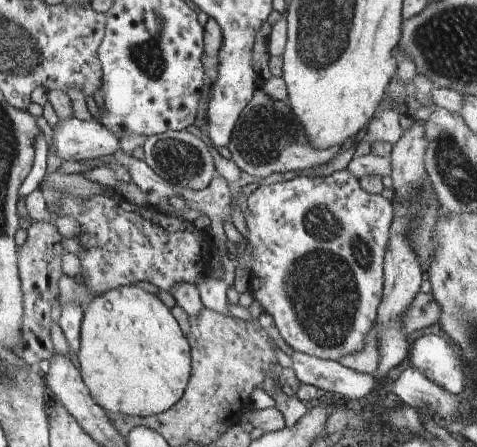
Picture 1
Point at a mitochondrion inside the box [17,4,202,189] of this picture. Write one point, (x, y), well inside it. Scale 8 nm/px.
(147, 55)

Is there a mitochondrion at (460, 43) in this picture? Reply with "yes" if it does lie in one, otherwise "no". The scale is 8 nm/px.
yes

